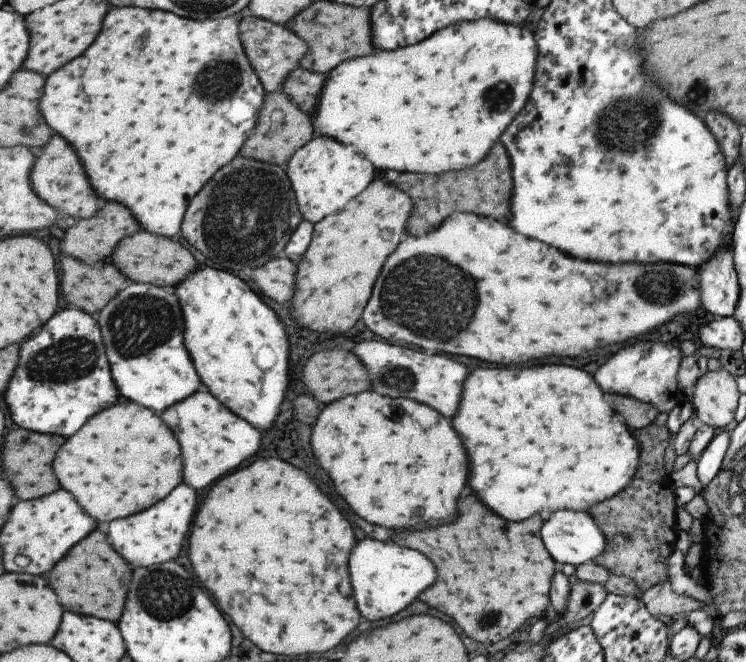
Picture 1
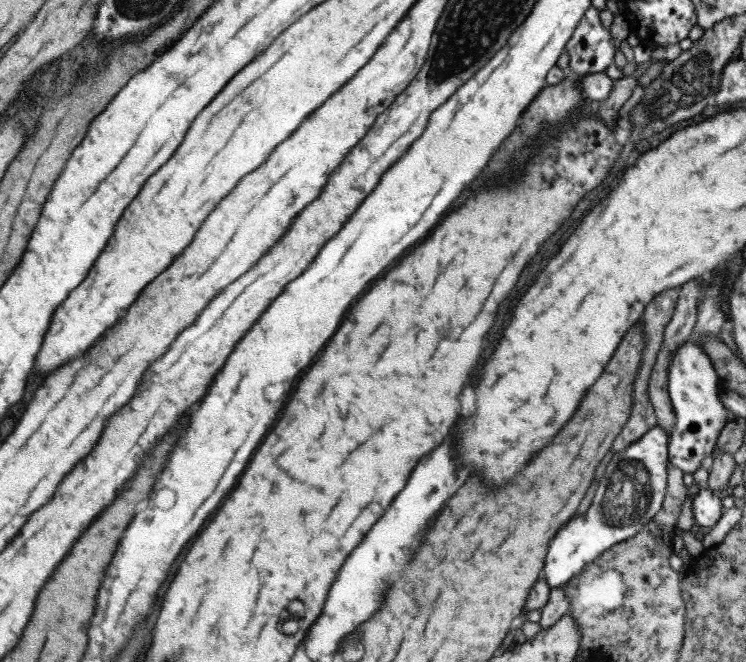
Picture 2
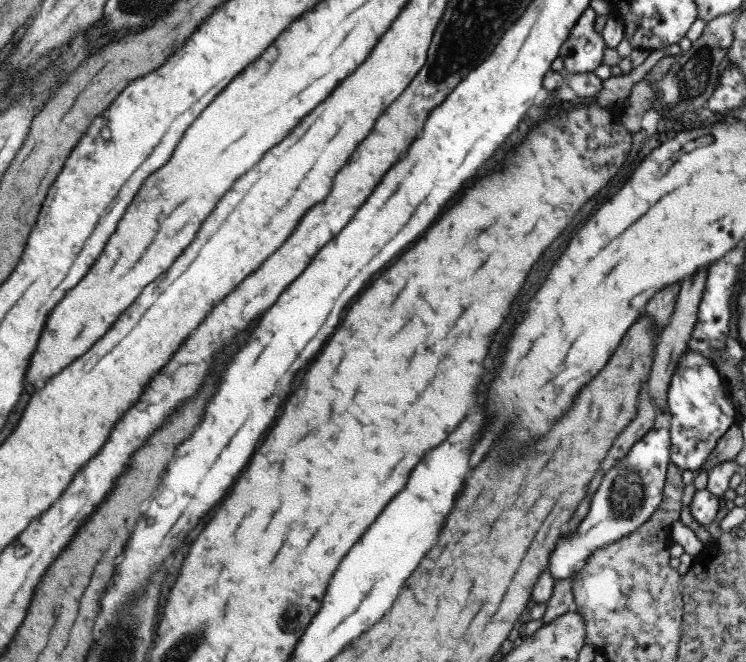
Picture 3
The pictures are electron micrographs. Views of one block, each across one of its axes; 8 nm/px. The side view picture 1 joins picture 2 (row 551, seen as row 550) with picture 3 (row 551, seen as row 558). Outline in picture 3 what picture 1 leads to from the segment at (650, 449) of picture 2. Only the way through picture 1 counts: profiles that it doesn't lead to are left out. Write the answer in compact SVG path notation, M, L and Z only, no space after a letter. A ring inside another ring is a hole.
M664 423L648 430L631 446L615 466L603 476L591 504L587 516L579 522L575 532L567 538L561 538L555 550L549 556L549 571L554 582L577 572L586 558L598 548L623 538L641 526L662 500L661 491L665 482L665 469L669 458L670 431Z

